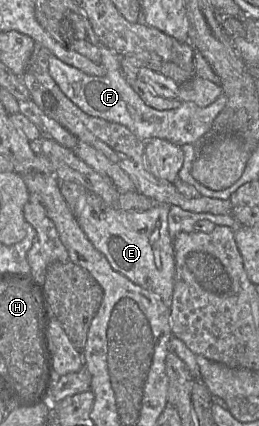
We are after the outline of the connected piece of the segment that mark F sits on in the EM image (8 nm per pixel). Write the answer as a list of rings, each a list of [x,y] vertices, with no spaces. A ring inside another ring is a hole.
[[[101,43],[100,53],[100,64],[106,70],[106,74],[103,77],[85,74],[75,67],[65,64],[53,55],[50,56],[48,61],[49,74],[60,90],[86,114],[127,127],[143,143],[153,138],[160,138],[180,146],[184,152],[184,161],[178,173],[178,178],[194,186],[201,196],[212,198],[214,193],[227,191],[229,188],[220,191],[208,189],[191,175],[192,165],[196,159],[196,147],[194,144],[210,130],[214,119],[224,108],[226,104],[224,93],[206,107],[199,107],[194,102],[182,102],[176,109],[156,110],[146,105],[128,83],[121,70],[121,57]]]

